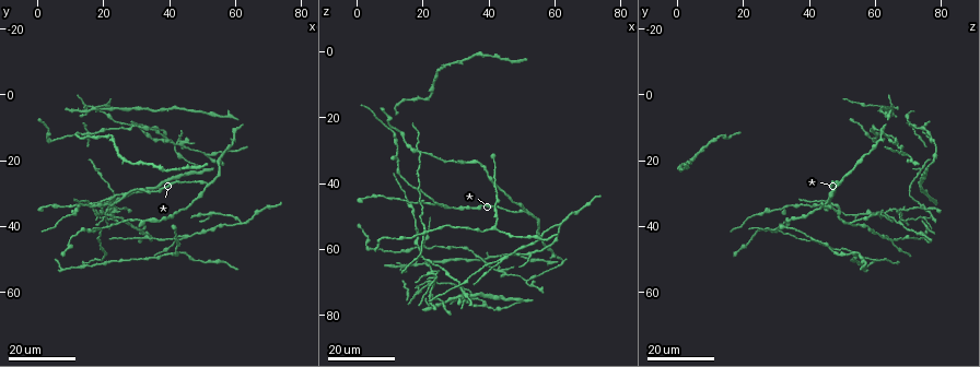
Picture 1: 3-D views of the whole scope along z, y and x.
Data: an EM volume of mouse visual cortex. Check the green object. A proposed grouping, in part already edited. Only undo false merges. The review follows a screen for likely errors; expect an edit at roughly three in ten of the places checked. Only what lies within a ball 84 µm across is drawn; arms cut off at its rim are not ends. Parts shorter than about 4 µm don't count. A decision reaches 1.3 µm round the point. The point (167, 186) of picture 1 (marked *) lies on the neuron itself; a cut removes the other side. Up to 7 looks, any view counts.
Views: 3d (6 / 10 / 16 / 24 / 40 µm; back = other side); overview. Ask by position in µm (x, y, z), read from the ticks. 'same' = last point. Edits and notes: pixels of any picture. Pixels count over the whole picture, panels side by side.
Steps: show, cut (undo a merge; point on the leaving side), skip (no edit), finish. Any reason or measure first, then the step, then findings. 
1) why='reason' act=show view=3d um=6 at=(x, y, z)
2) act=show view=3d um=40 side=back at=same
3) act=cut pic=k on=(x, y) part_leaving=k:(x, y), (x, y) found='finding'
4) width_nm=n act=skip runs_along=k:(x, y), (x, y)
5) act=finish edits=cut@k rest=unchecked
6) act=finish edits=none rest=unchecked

why='small branch off a trunk' act=show view=3d um=24 at=(52.5, 37.0, 61.5)

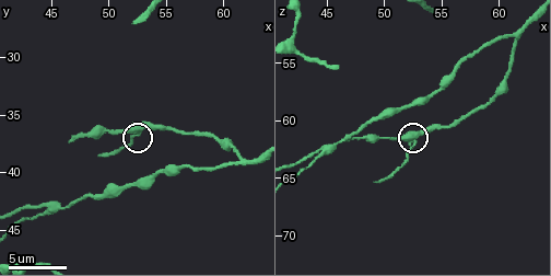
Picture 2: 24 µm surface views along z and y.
act=show view=3d um=6 at=(52.4, 36.4, 61.4)

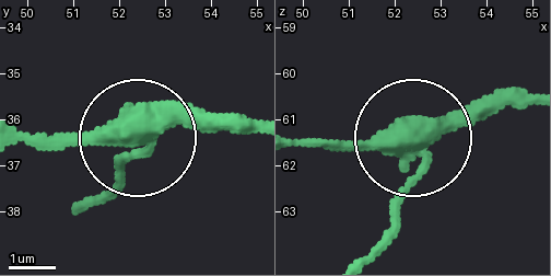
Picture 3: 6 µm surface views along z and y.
act=skip runs_along=3:(523, 99), (487, 99), (429, 126), (424, 169), (373, 248) found='continuous, no second neuron'

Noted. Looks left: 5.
why='thick turns thin' act=show view=3d um=24 at=(36.5, 38.0, 33.0)

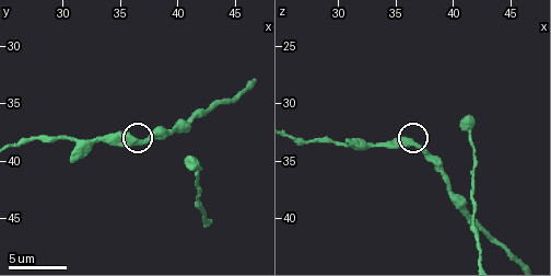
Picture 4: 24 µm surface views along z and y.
act=show view=3d um=6 at=(36.2, 38.2, 33.4)

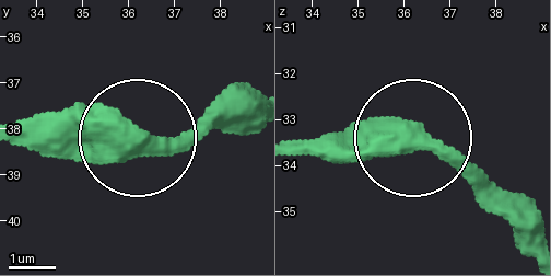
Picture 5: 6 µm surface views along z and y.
width_nm=480 act=skip runs_along=5:(250, 100), (214, 103), (167, 135), (19, 123) found='continuous, no second neuron'

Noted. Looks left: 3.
why='side arm on a straight run' act=show view=3d um=16 at=(61.6, 38.6, 53.2)

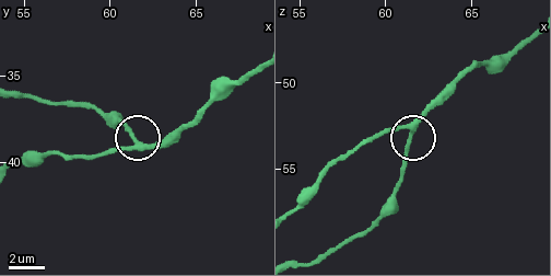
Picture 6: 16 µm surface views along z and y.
width_nm=240 act=skip runs_along=6:(19, 161), (55, 153), (95, 157), (135, 140), (173, 142) found='continuous, no second neuron'

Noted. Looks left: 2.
act=finish edits=none rest=unchecked

